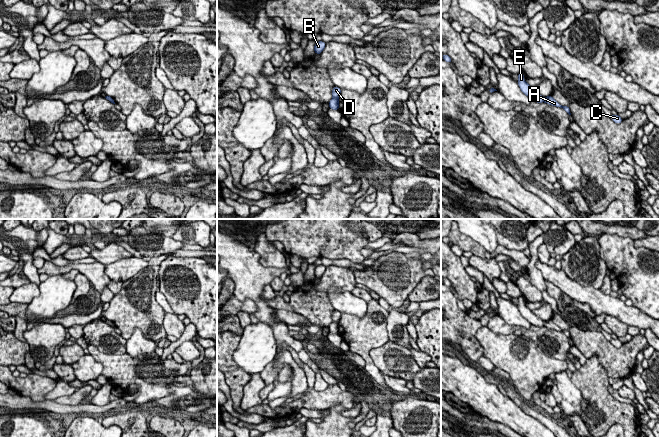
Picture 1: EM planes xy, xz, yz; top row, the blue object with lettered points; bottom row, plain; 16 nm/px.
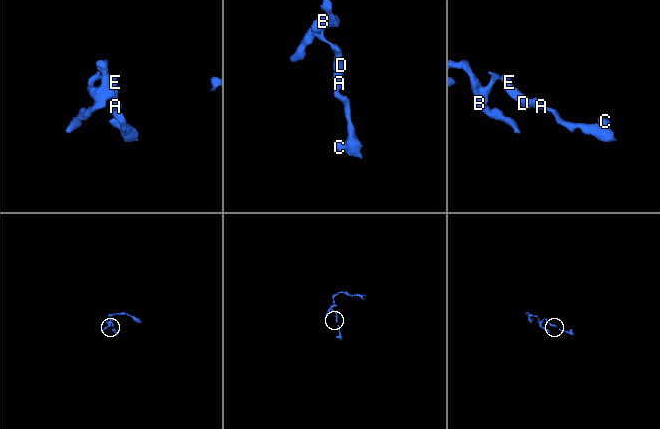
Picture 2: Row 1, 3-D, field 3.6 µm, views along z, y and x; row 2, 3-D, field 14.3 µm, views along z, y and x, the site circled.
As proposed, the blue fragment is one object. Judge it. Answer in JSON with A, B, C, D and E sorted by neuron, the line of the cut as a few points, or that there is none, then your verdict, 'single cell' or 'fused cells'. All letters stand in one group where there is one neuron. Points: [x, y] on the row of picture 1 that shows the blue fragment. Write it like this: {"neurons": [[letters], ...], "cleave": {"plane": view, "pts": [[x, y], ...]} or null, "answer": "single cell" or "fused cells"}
{"neurons": [["A", "B", "C", "D", "E"]], "cleave": null, "answer": "single cell"}

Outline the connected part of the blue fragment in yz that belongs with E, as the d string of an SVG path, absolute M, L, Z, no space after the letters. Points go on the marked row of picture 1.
M518 73L518 86L520 87L521 91L530 98L530 100L537 102L537 103L542 103L545 102L548 105L556 106L559 108L563 108L569 115L570 113L570 108L569 106L562 106L559 104L552 96L547 96L543 97L539 93L537 93L524 79L524 74L523 73Z

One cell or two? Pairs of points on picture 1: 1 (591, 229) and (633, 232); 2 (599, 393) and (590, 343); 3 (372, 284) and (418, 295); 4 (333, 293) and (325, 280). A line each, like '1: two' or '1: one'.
1: one
2: two
3: two
4: two

